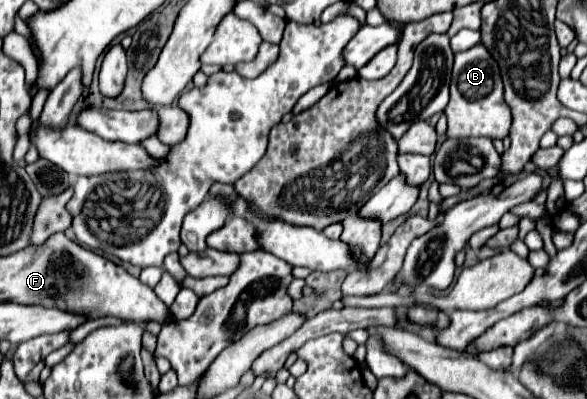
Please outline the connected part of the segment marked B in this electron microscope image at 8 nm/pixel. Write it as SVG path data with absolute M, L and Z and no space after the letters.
M477 43L475 47L455 53L455 67L451 79L451 101L445 109L447 115L447 137L499 137L509 133L511 111L503 101L503 83L499 65L489 55L489 51Z

